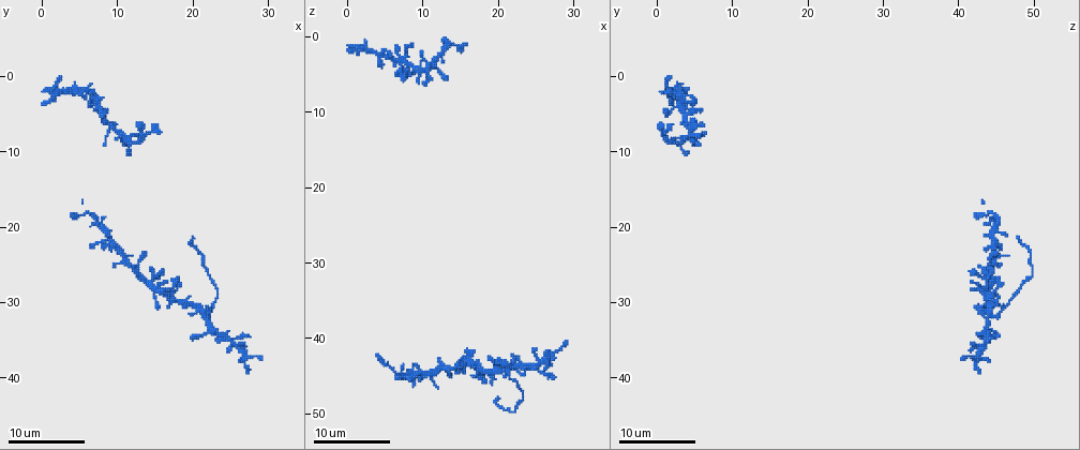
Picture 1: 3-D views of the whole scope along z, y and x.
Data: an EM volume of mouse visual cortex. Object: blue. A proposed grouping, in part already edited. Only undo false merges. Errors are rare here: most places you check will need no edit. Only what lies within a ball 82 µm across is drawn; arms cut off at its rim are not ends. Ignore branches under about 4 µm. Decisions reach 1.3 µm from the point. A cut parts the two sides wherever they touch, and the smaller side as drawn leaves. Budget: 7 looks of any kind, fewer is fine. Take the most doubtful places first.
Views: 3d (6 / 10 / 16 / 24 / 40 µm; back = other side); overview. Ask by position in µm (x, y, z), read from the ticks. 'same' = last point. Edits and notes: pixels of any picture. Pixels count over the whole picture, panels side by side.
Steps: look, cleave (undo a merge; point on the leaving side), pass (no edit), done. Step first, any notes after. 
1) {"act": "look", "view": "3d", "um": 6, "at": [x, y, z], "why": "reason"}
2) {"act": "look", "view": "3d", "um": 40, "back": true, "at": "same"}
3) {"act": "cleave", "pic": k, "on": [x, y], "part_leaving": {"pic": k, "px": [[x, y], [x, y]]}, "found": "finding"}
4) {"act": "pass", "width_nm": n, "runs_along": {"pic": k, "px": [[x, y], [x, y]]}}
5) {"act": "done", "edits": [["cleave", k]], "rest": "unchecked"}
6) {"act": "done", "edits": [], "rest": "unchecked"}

{"act": "look", "view": "3d", "um": 10, "at": [27.0, 36.5, 42.5], "why": "calibre changes"}

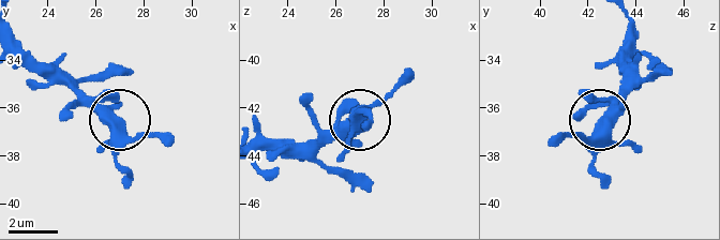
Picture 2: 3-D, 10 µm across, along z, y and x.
{"act": "look", "view": "3d", "um": 6, "at": [27.0, 36.9, 42.4]}

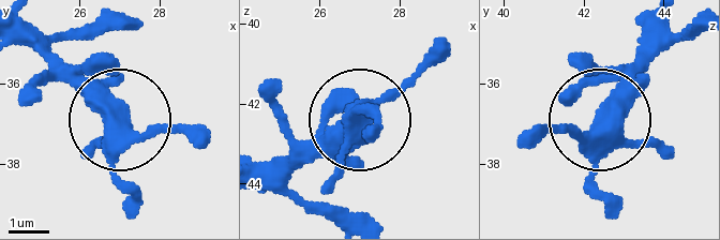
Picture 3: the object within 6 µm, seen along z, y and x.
{"act": "pass", "width_nm": 430, "runs_along": {"pic": 3, "px": [[263, 169], [314, 160], [433, 50]]}, "found": "one neuron here"}

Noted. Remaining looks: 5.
{"act": "look", "view": "3d", "um": 16, "at": [21.5, 32.0, 44.5], "why": "looks like a crossing"}

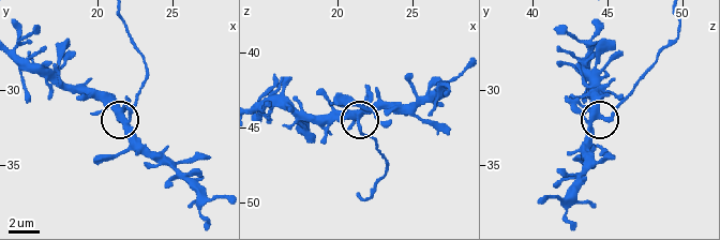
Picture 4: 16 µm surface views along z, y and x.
{"act": "cleave", "pic": 4, "on": [372, 138], "side_arm_um": 11, "arms": 4, "found": "two neurons meet here"}

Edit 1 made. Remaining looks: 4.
{"act": "look", "view": "overview"}

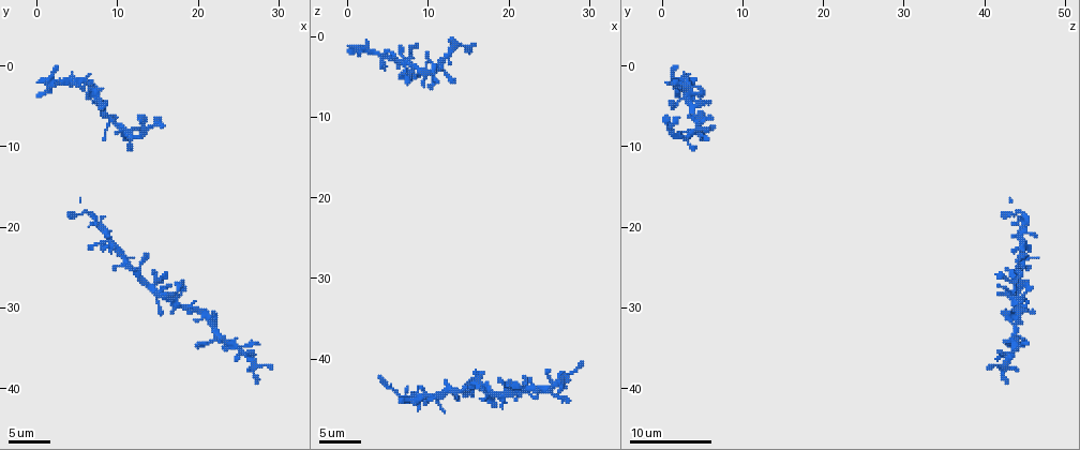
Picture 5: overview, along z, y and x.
{"act": "look", "view": "3d", "um": 10, "at": [14.2, 27.6, 44.0]}

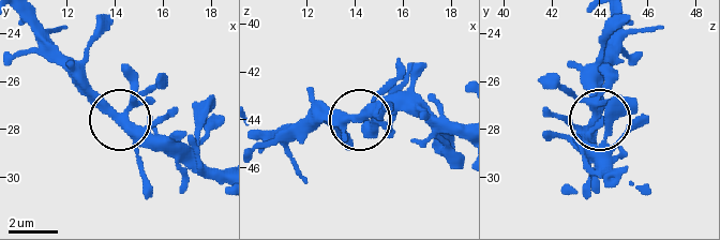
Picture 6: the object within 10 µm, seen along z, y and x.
{"act": "pass", "arms": 5, "runs_along": {"pic": 6, "px": [[258, 136], [295, 136], [332, 117], [363, 115], [398, 76]]}, "found": "one neuron here"}

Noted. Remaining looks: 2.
{"act": "look", "view": "3d", "um": 16, "at": [13.0, 8.6, 1.6], "why": "calibre changes"}

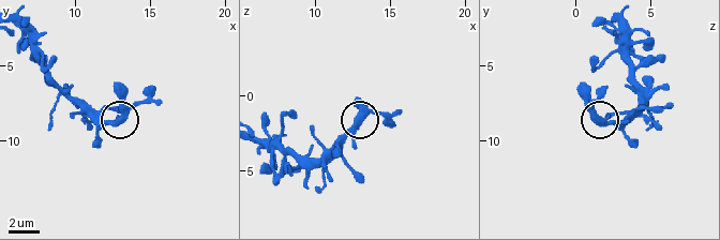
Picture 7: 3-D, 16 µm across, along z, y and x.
{"act": "pass", "found": "continuous, no second neuron"}

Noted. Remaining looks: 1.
{"act": "done", "edits": [["cleave", 4]], "rest": "unchecked"}

